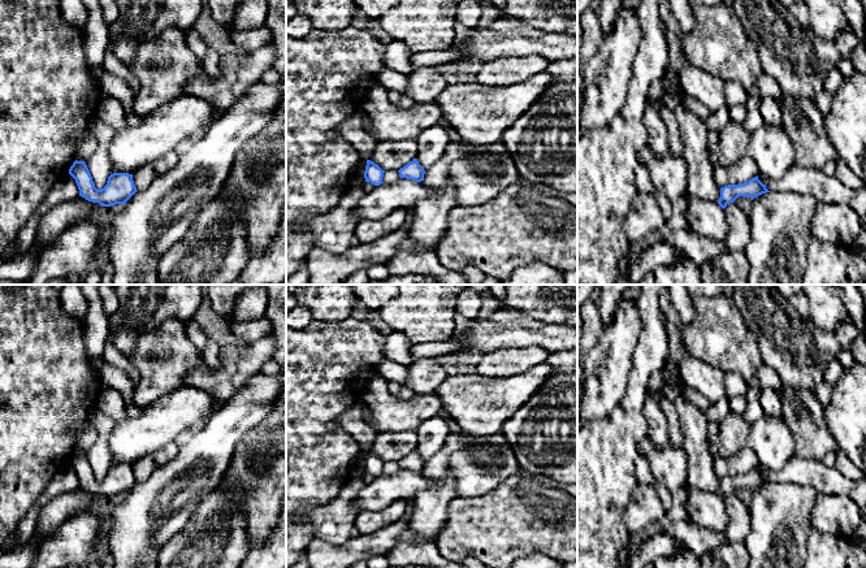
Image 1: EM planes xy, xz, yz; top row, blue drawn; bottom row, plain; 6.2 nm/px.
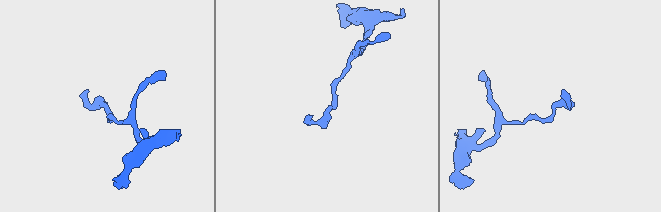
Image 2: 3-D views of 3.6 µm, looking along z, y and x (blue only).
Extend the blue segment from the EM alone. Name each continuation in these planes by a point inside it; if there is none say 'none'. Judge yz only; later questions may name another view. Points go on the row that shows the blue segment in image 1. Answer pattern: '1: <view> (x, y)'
none

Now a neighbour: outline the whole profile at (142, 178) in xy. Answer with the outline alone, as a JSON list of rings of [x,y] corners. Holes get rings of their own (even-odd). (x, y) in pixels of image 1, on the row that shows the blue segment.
[[[179,149],[170,151],[153,164],[147,164],[138,172],[133,174],[133,181],[137,187],[137,191],[146,190],[157,175],[164,174],[172,169],[178,161]]]

